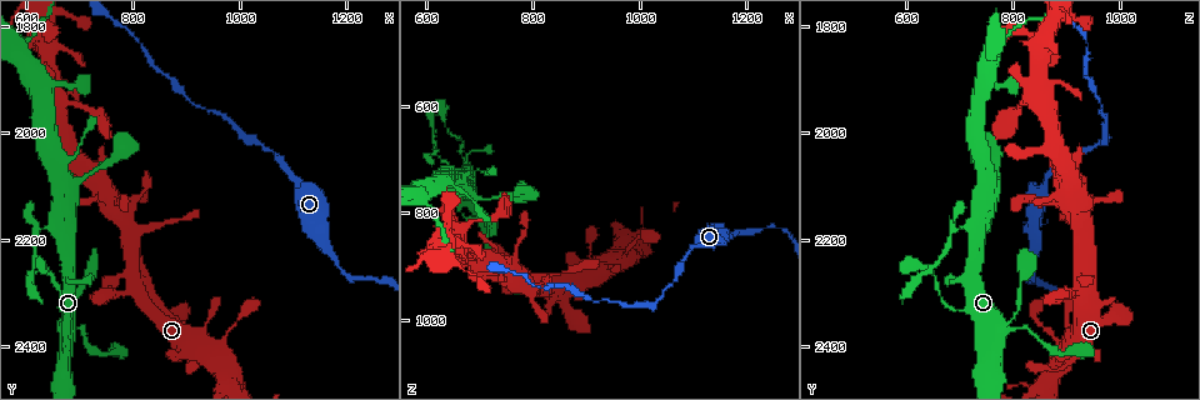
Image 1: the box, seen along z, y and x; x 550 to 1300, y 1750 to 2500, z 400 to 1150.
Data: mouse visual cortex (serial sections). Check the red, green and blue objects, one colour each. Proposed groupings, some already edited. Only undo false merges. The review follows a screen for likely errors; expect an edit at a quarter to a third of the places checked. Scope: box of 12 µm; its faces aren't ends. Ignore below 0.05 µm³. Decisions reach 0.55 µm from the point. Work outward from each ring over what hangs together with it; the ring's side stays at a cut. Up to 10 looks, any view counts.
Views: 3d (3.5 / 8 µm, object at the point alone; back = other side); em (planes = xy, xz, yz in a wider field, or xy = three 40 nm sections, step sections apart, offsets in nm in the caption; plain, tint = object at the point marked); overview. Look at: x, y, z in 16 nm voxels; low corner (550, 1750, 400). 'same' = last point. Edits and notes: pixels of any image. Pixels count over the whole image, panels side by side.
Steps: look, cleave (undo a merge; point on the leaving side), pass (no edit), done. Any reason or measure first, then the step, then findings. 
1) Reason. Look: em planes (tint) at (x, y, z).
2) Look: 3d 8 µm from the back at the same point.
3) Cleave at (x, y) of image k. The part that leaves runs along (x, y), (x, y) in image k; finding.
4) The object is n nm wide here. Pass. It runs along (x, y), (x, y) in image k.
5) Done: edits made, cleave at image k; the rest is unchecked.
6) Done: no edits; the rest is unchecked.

Look: 3d 8 µm at (940, 2410, 895).

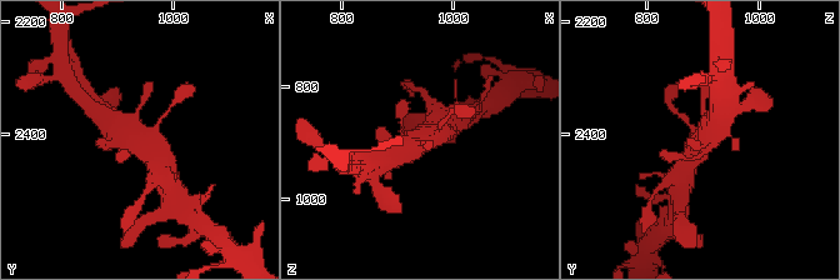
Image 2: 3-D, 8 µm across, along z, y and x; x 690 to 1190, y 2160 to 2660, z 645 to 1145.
Zoom in. Look: 3d 3.5 µm at (940, 2410, 900).

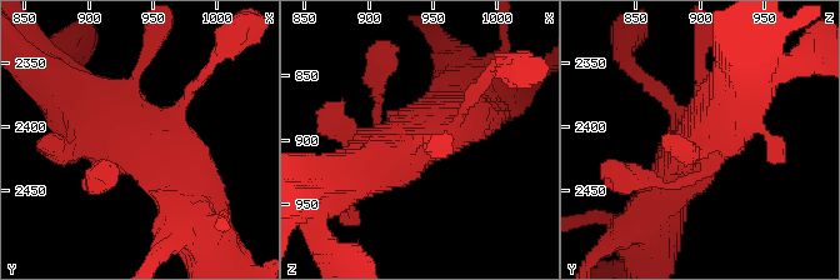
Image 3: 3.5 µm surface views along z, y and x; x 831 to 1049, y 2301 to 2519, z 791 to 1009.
Look: em xy step 5 (tint) at the same point.

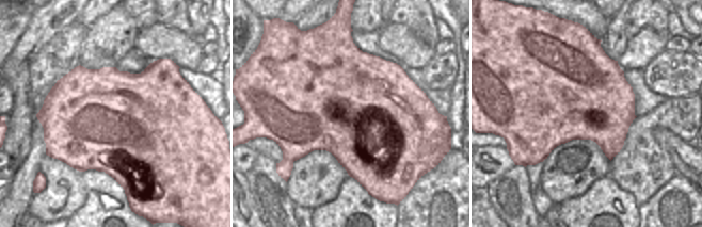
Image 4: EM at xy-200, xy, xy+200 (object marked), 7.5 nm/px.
Pass. Continuous, no second cell.

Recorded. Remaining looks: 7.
Thick turns thin. Look: 3d 3.5 µm at (635, 2180, 700).

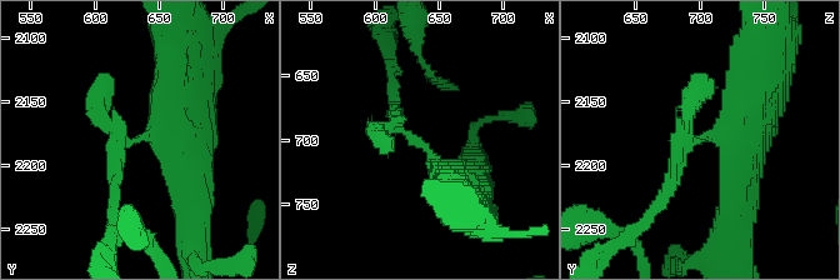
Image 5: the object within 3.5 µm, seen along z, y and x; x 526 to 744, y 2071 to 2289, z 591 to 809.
Pass. It runs along (463, 180), (401, 129), (394, 106) in image 5; one cell here.

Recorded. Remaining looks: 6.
A narrow waist. Look: em planes (tint) at (640, 1855, 850).

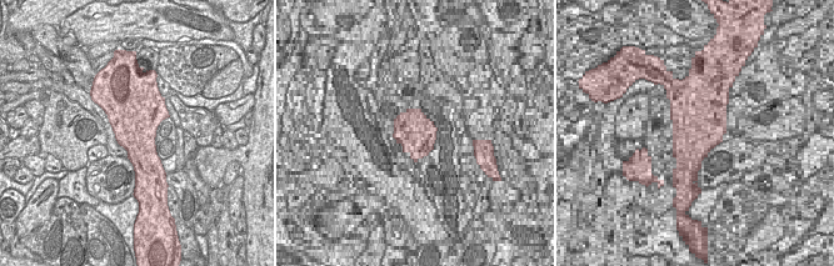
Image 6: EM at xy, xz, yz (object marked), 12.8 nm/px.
Look: 3d 3.5 µm at the same point.

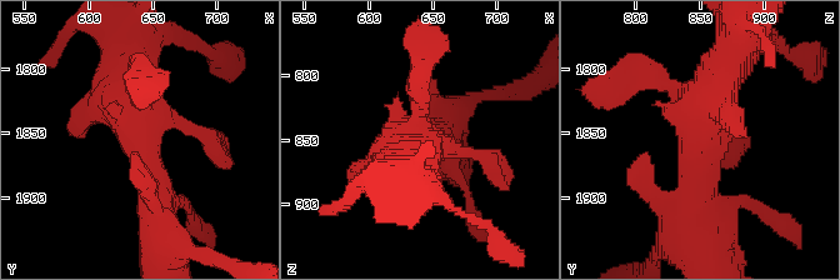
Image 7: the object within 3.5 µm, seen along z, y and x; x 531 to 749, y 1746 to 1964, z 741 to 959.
Pass. It runs along (698, 188), (704, 106), (746, 38) in image 7; all the same cell.

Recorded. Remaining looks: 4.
A narrow waist. Look: 3d 8 µm at (920, 1950, 970).

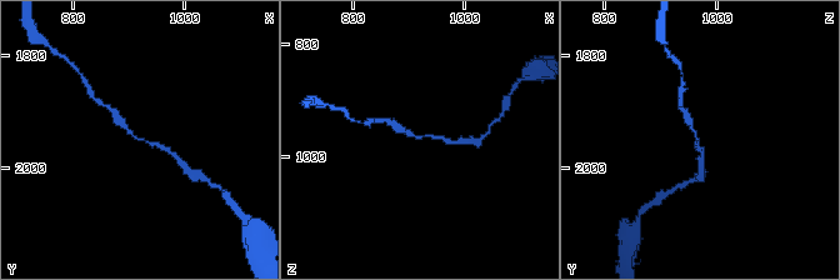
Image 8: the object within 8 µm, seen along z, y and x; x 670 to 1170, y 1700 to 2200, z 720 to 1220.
Look: 3d 3.5 µm at (930, 1955, 965).

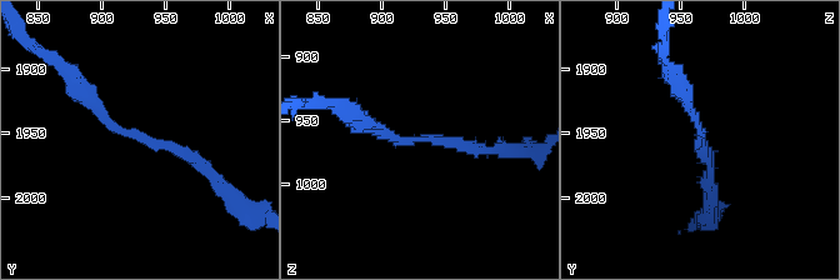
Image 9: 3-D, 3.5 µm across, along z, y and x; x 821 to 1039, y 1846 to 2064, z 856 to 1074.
The arms are 150, 150 nm wide. Look: em planes (tint) at (922, 1952, 968).

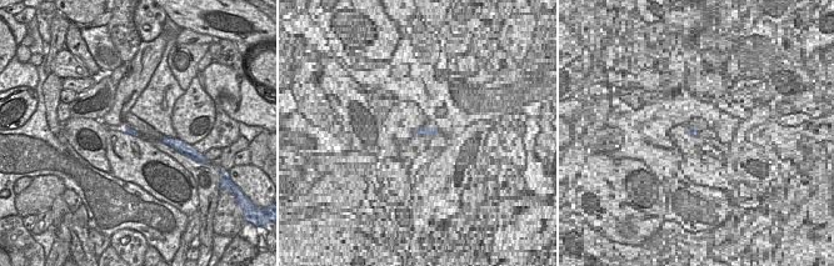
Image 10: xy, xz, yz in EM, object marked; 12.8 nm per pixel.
Pass. It runs along (204, 168), (116, 129), (74, 83) in image 9; one cell here.

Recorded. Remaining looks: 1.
Done: no edits; the rest is unchecked.

